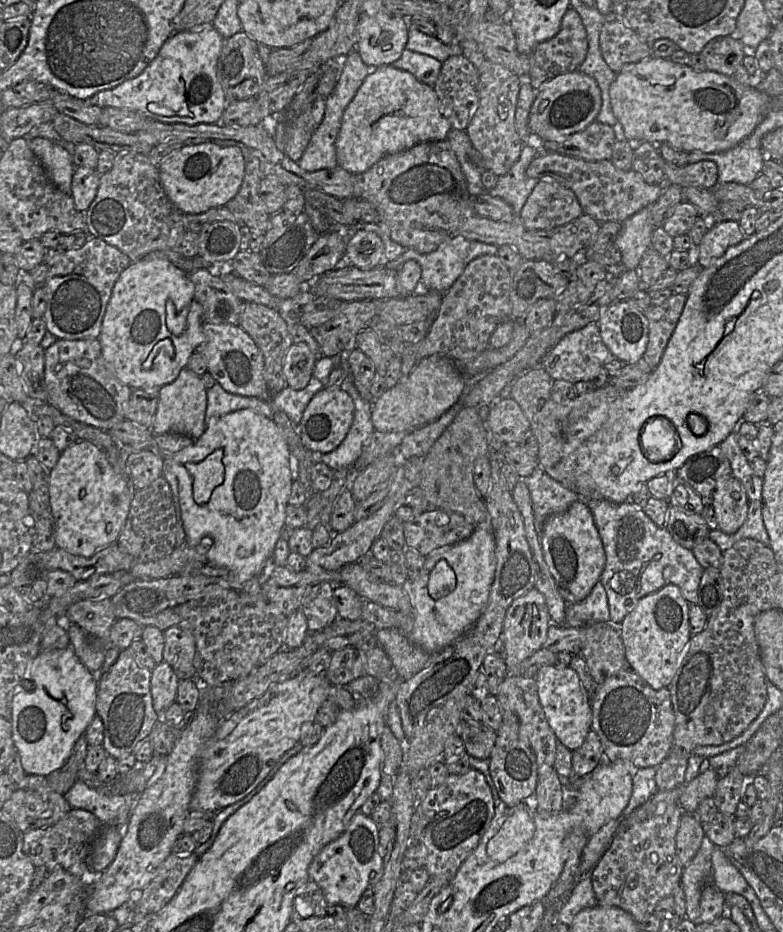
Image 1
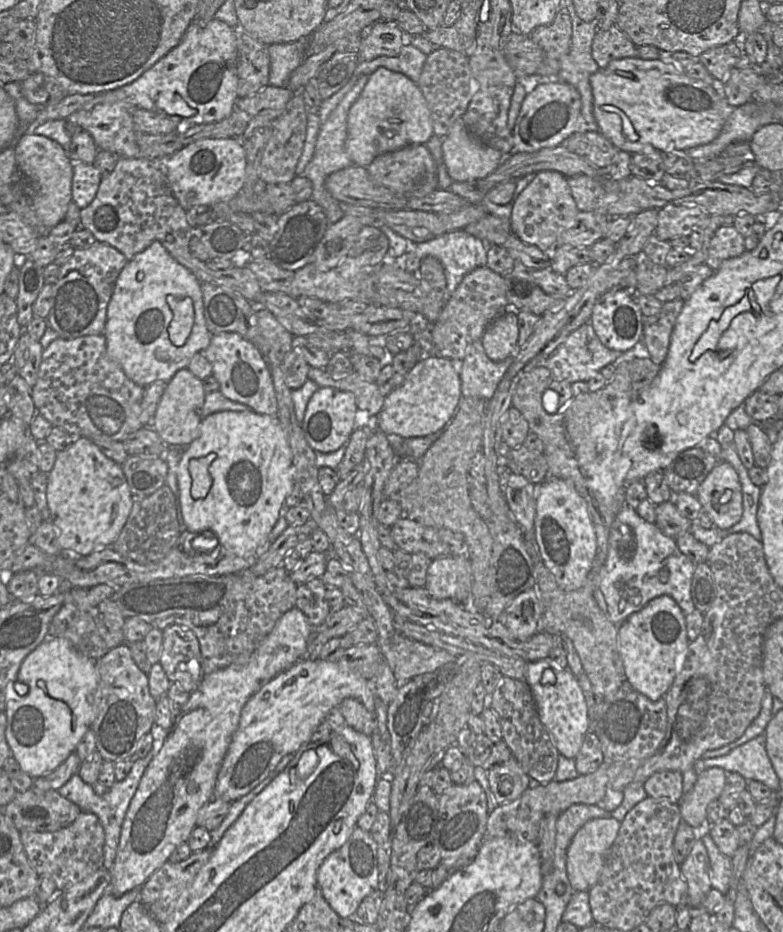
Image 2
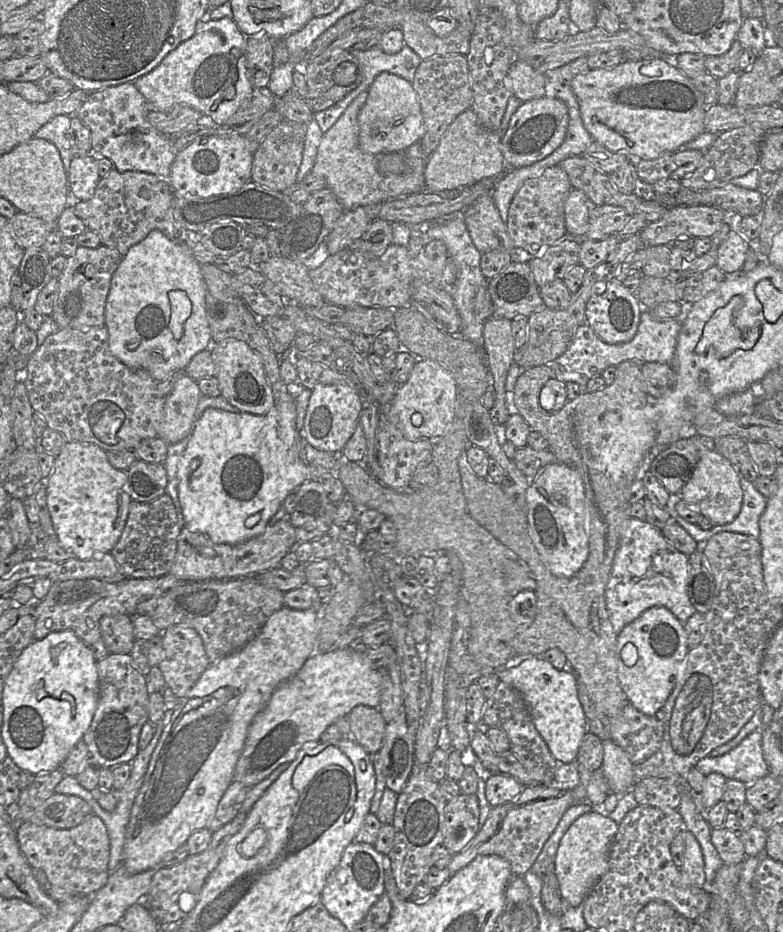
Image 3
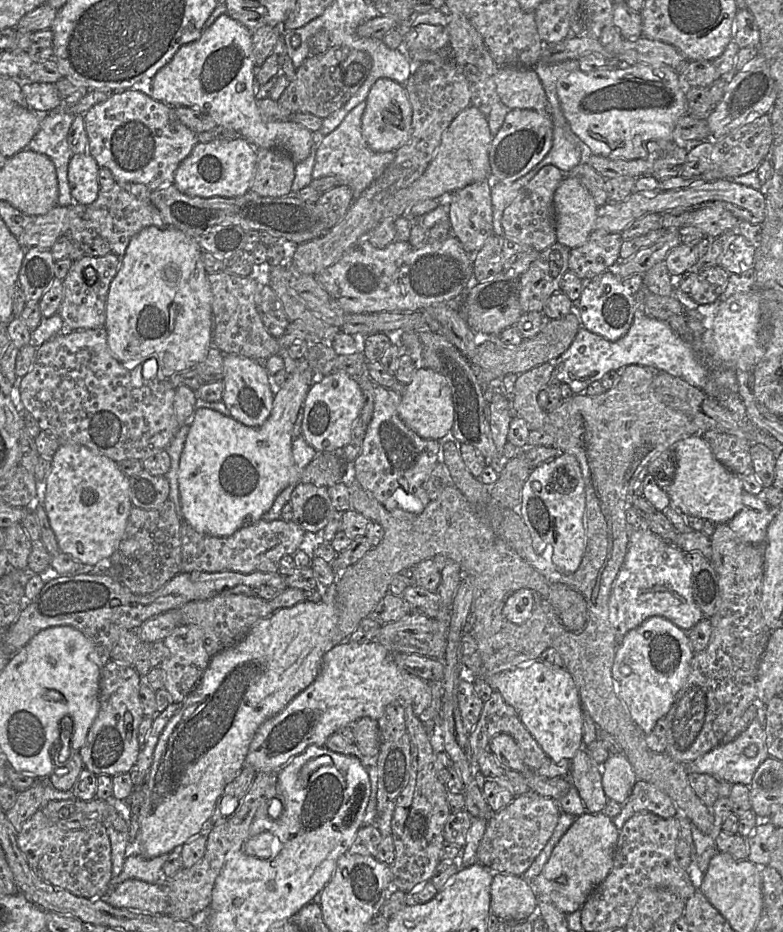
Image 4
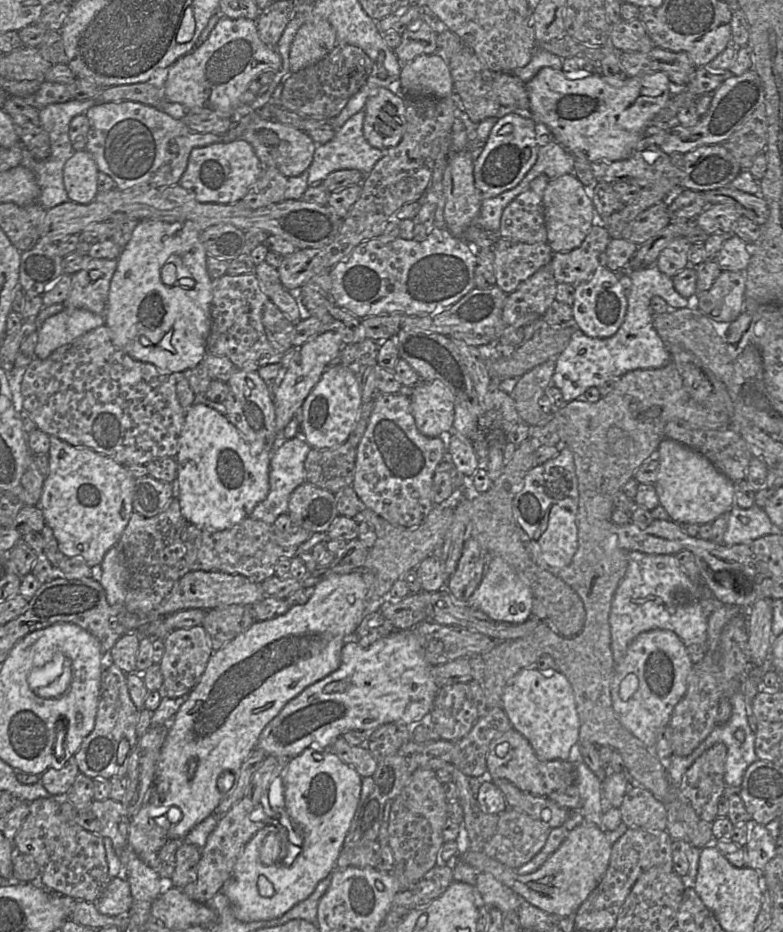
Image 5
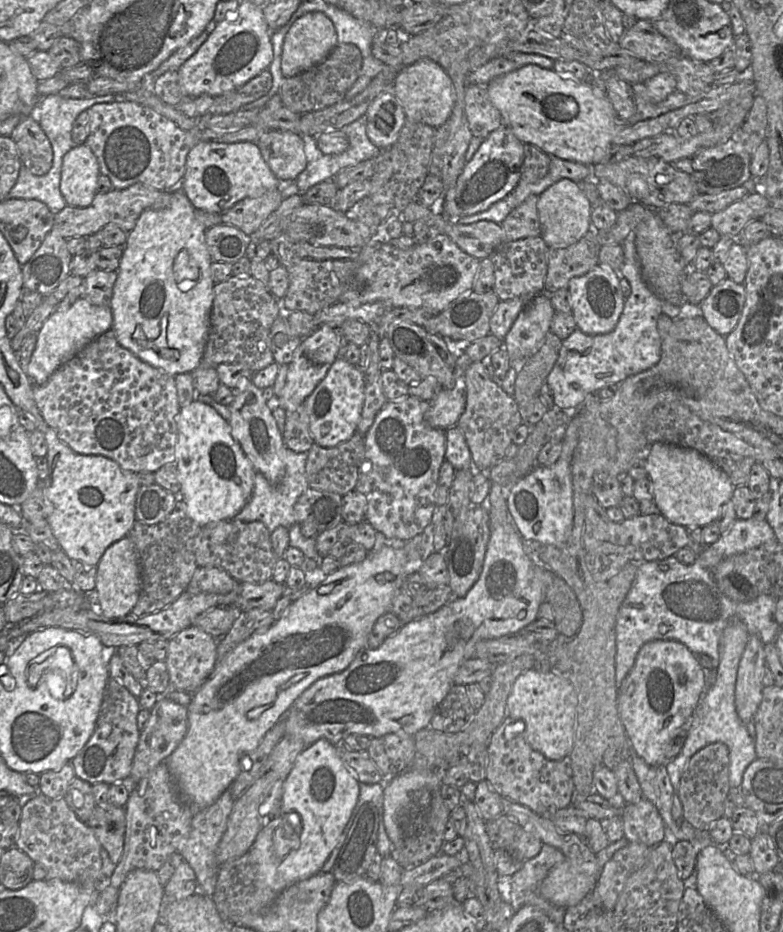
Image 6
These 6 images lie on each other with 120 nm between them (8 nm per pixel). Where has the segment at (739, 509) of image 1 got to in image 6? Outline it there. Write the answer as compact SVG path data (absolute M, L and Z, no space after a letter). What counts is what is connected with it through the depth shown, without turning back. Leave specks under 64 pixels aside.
M655 442L647 448L648 478L654 489L654 502L669 522L687 527L714 523L721 507L732 499L734 486L727 474L708 457L692 448Z

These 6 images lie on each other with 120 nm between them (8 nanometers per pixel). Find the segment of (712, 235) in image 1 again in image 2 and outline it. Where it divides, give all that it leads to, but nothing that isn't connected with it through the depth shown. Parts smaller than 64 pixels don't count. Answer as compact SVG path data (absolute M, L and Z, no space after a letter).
M733 226L718 228L709 243L705 264L713 271L718 270L724 260L738 257L745 251L744 243L745 238Z

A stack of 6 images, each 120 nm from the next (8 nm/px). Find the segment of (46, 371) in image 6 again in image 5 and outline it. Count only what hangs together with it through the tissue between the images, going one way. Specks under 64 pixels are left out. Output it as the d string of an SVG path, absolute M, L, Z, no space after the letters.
M64 308L47 318L37 330L35 356L44 360L85 333L105 325L105 316L85 309Z

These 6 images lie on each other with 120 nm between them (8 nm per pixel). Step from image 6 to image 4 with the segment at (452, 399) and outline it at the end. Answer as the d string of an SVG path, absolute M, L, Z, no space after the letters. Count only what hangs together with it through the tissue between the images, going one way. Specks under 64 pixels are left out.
M416 369L412 381L406 386L398 414L404 423L421 438L438 441L442 439L452 430L454 424L453 401L446 379L431 369Z

